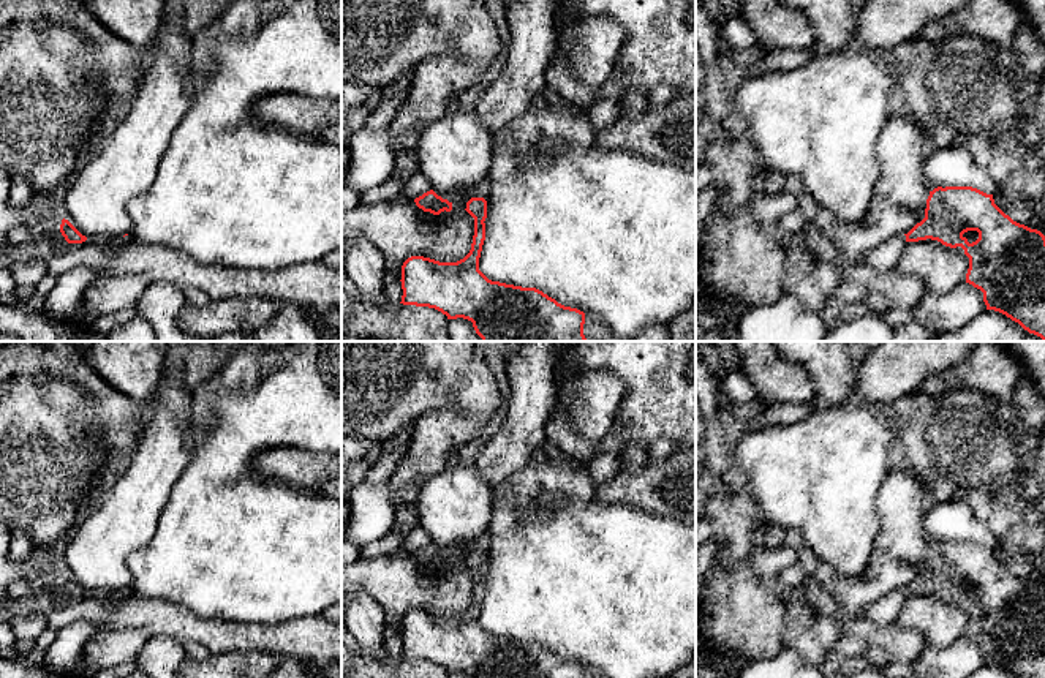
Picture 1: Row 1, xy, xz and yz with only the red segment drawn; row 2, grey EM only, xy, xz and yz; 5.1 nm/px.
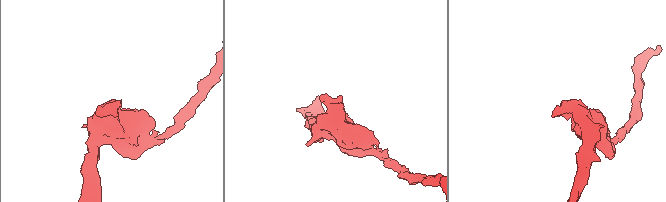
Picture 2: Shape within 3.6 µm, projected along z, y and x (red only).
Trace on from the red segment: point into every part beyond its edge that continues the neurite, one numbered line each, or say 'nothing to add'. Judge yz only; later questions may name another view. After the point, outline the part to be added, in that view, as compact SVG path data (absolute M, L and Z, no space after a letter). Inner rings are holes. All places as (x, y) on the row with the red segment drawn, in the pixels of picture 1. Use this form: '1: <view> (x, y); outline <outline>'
nothing to add

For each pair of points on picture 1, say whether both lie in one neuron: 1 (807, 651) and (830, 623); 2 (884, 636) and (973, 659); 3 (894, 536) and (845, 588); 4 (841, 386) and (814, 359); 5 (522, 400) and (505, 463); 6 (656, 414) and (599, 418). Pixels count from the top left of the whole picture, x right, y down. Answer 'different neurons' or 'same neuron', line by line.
1: different neurons
2: different neurons
3: same neuron
4: same neuron
5: same neuron
6: different neurons

